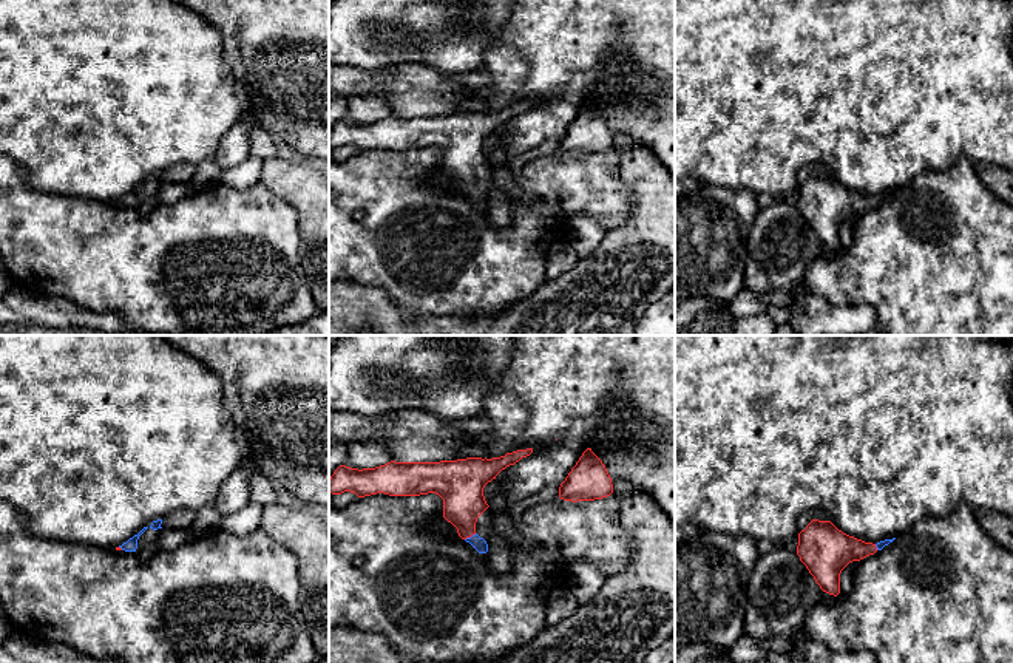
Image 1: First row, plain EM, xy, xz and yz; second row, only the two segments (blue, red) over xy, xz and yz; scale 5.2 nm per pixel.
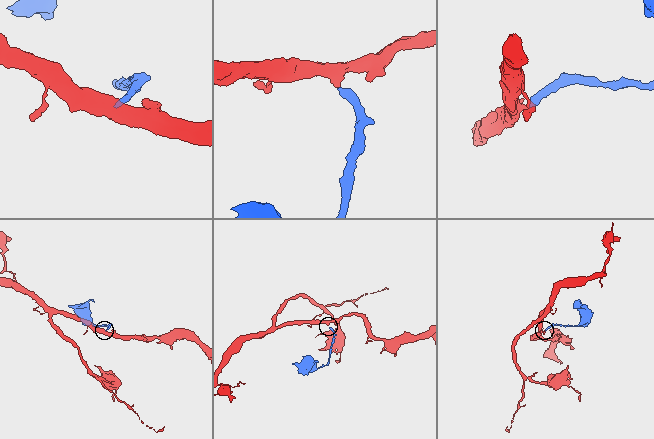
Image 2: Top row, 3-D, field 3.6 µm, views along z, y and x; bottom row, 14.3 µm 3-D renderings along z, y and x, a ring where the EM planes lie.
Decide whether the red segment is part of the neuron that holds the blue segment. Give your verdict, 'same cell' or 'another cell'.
same cell

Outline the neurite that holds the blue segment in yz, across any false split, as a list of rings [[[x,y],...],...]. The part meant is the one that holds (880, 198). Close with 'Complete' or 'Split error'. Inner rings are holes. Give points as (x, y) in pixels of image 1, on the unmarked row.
[[[812,173],[805,184],[798,187],[797,209],[800,215],[806,219],[809,227],[814,230],[820,243],[829,249],[837,250],[840,247],[840,227],[852,215],[860,215],[885,199],[893,196],[893,193],[885,193],[877,198],[865,196],[854,190],[849,190],[839,184],[831,175]]]. Split error

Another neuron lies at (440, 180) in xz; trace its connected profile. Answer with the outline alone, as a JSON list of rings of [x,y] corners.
[[[443,170],[429,175],[426,182],[442,189],[443,192],[448,192],[449,195],[462,193],[457,187],[457,182],[451,176],[448,176]]]

